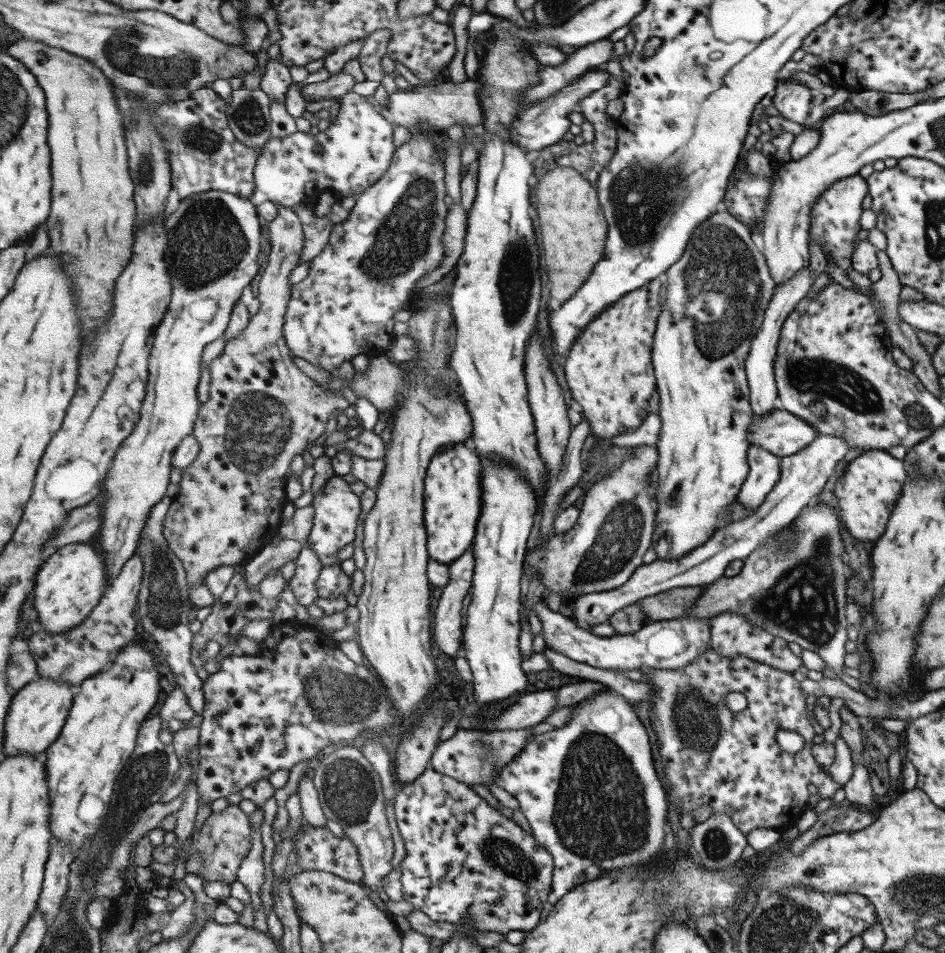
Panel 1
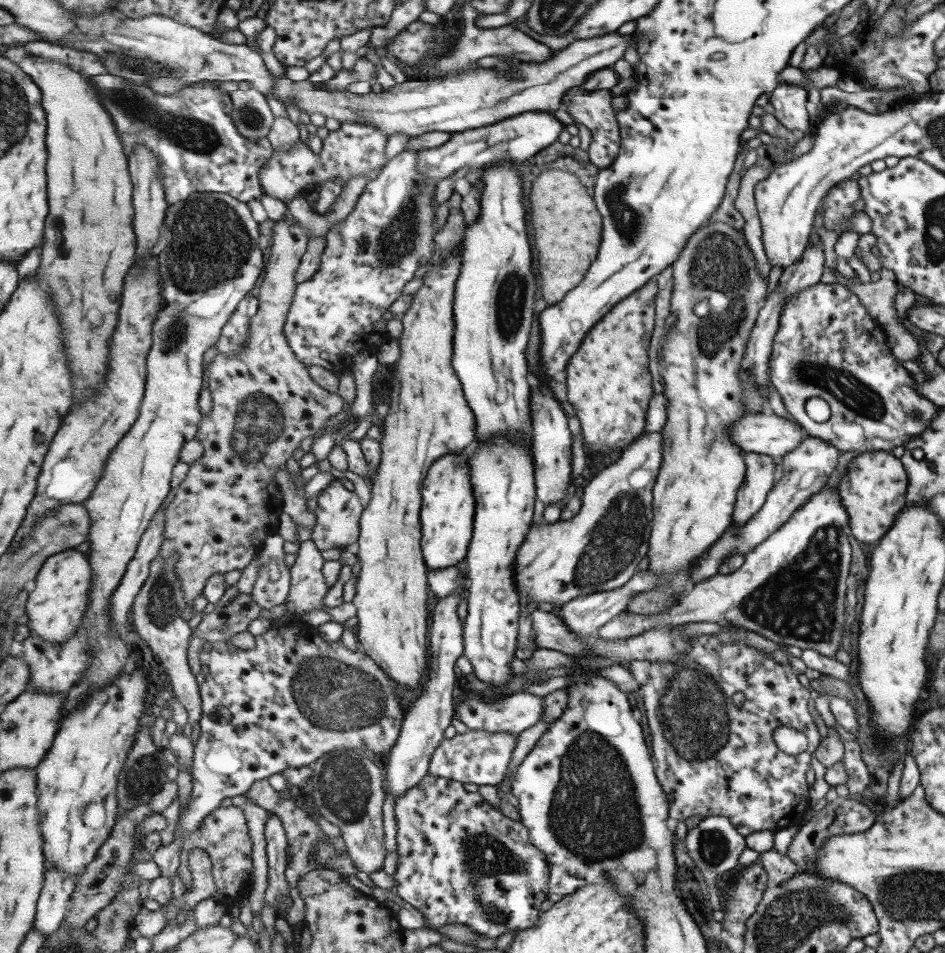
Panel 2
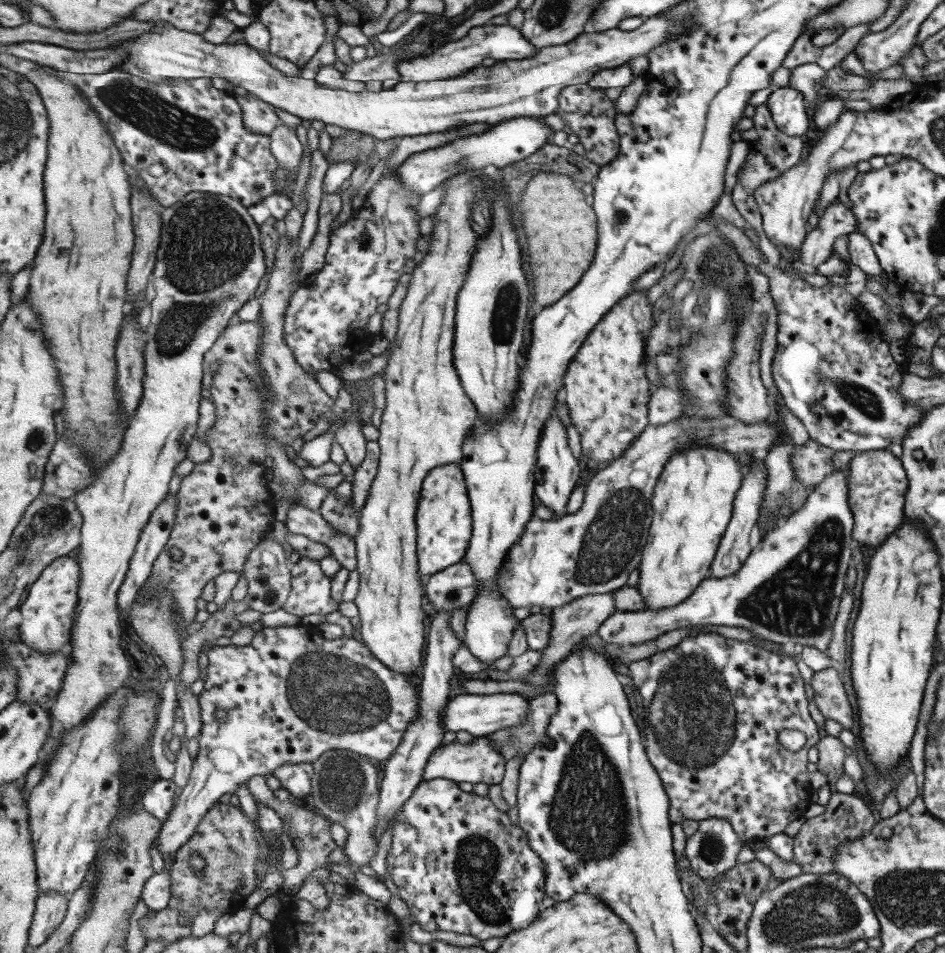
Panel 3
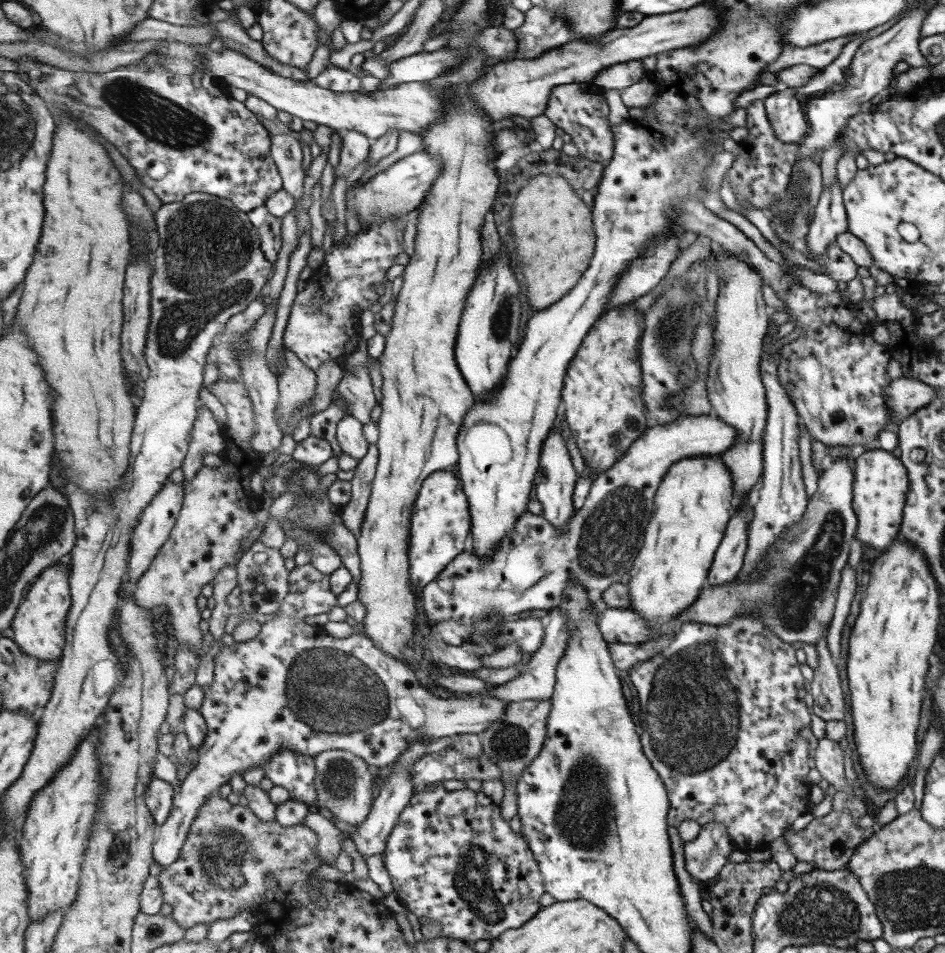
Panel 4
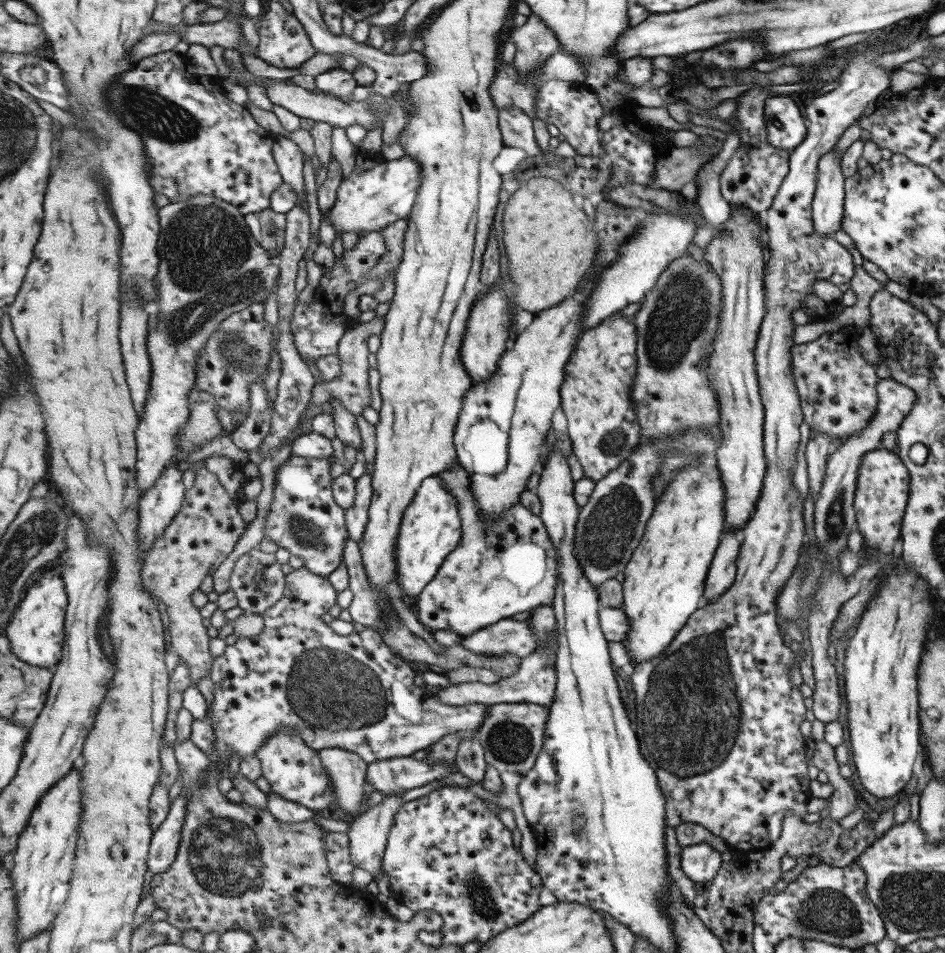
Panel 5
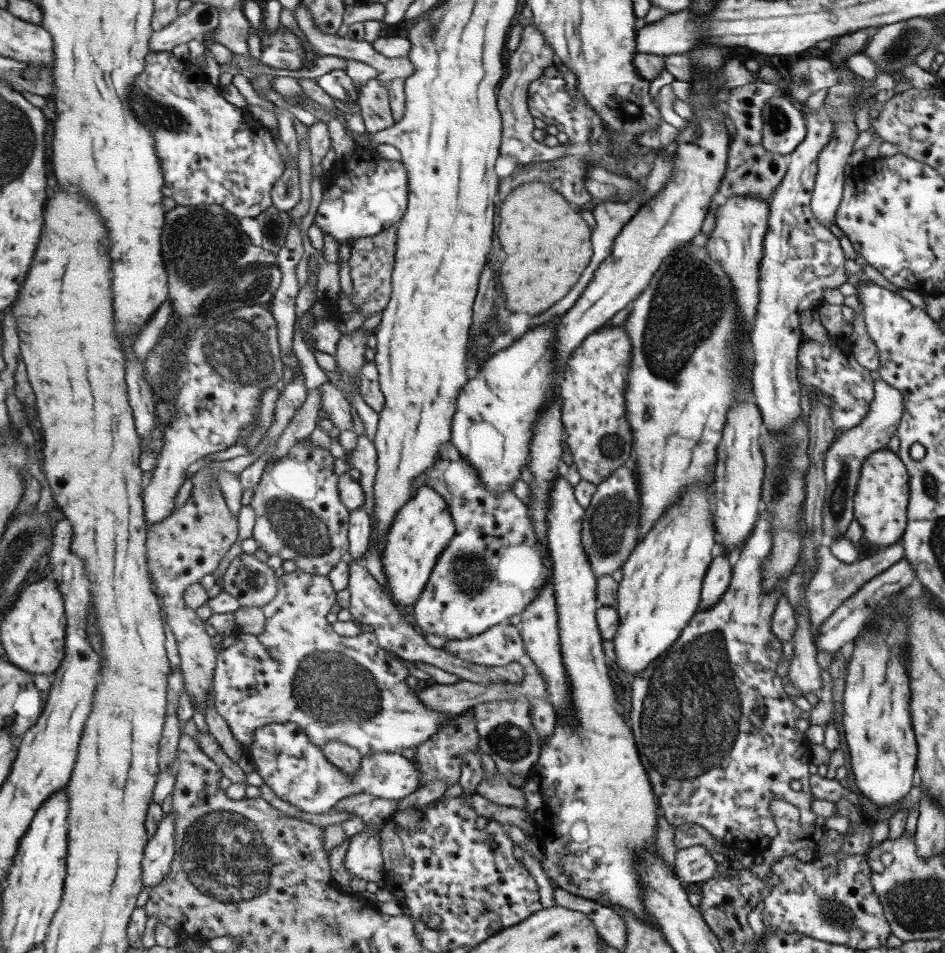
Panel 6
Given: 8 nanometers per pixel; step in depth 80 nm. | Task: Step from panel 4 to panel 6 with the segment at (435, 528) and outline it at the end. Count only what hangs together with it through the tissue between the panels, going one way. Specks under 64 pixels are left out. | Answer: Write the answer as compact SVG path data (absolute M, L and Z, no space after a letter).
M432 485L422 486L400 510L382 556L388 590L397 606L409 606L420 599L432 578L437 559L455 539L457 532L448 501Z

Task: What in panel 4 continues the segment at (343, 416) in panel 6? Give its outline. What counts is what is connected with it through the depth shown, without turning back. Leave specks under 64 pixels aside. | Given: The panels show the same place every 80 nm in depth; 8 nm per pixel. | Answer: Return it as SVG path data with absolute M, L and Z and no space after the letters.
M349 413L338 422L336 438L343 452L351 458L363 460L368 454L370 442L364 434L364 424Z

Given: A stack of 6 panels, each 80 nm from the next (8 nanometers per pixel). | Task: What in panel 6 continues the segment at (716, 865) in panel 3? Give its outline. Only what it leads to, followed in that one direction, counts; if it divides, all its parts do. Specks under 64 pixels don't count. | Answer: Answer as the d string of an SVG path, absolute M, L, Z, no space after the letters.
M701 845L676 850L674 854L676 877L680 881L686 881L687 884L710 880L717 868L710 854L711 851Z

